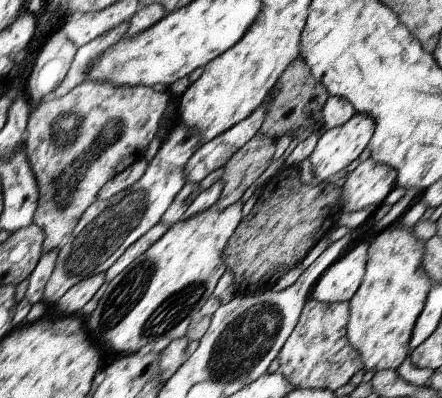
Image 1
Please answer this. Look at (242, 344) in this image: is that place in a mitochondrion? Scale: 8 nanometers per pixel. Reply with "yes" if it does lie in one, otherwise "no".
yes

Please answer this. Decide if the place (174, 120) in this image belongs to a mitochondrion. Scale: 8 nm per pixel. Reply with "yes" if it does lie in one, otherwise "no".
no

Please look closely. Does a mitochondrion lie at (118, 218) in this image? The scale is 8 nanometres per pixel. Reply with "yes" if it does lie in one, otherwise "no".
yes

